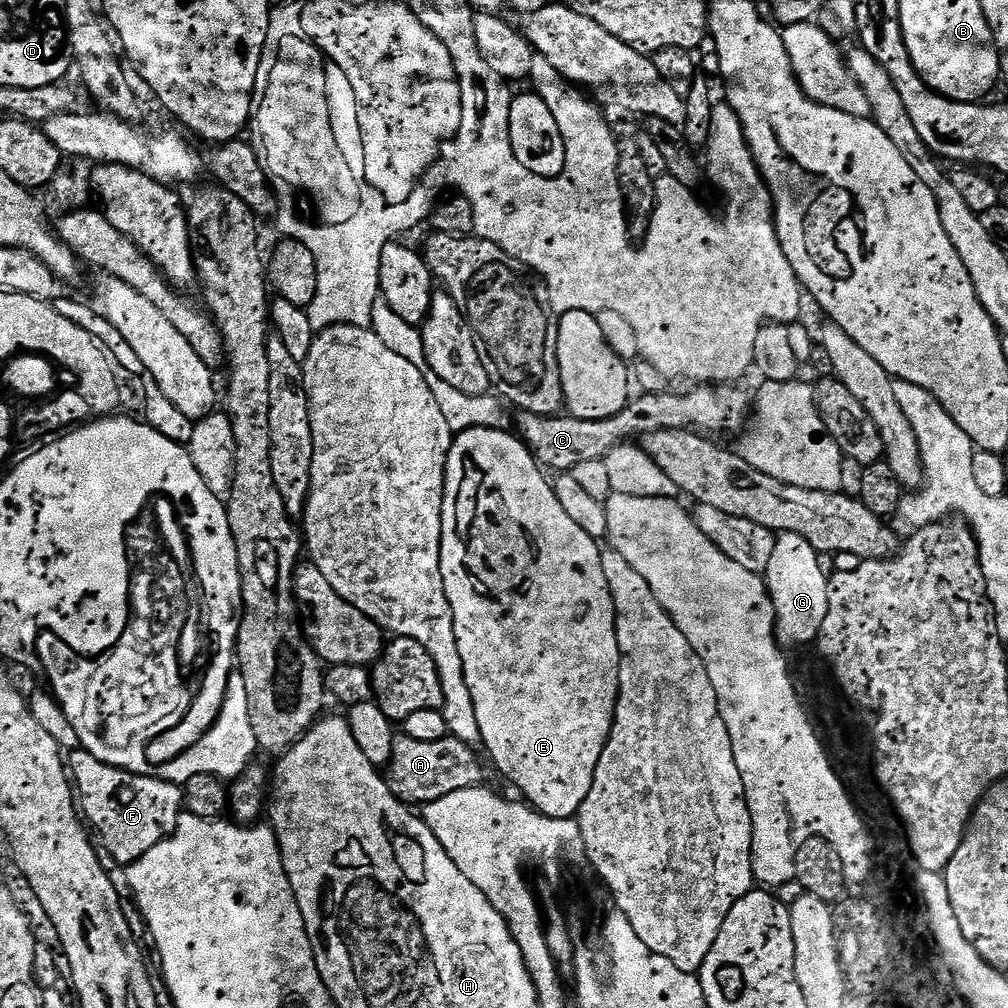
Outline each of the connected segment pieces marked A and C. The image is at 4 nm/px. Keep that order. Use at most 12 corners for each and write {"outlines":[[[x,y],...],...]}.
{"outlines":[[[451,734],[397,735],[390,790],[423,806],[485,783],[481,753]],[[716,382],[629,399],[614,418],[517,415],[545,469],[571,473],[673,428],[741,433],[752,398]]]}

